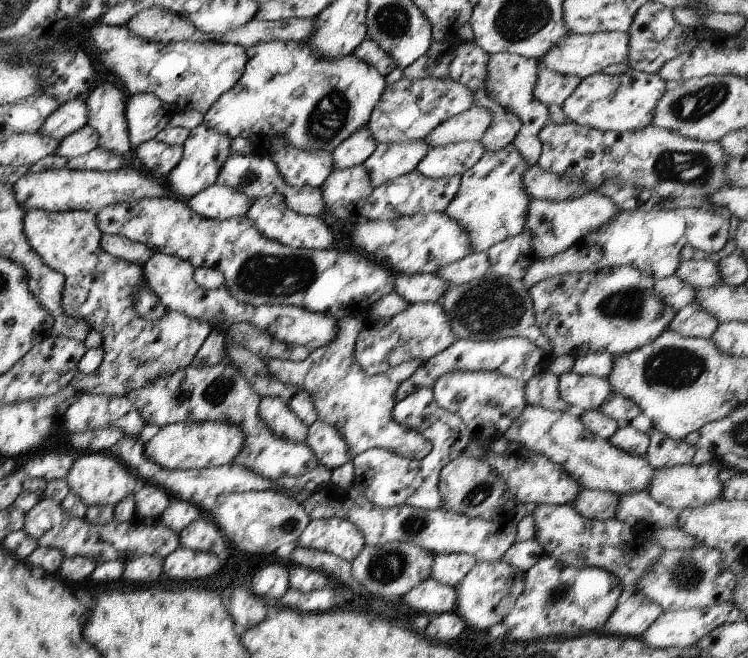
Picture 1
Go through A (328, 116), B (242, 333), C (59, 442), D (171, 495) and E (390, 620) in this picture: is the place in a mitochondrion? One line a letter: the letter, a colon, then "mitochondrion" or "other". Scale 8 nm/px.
A: mitochondrion
B: other
C: other
D: other
E: other

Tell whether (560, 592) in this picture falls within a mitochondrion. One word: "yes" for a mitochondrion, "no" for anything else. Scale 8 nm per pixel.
yes

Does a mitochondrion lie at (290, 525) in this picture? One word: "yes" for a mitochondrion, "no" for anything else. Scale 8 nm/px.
no

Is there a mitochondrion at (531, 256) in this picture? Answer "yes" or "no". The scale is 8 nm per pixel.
no

